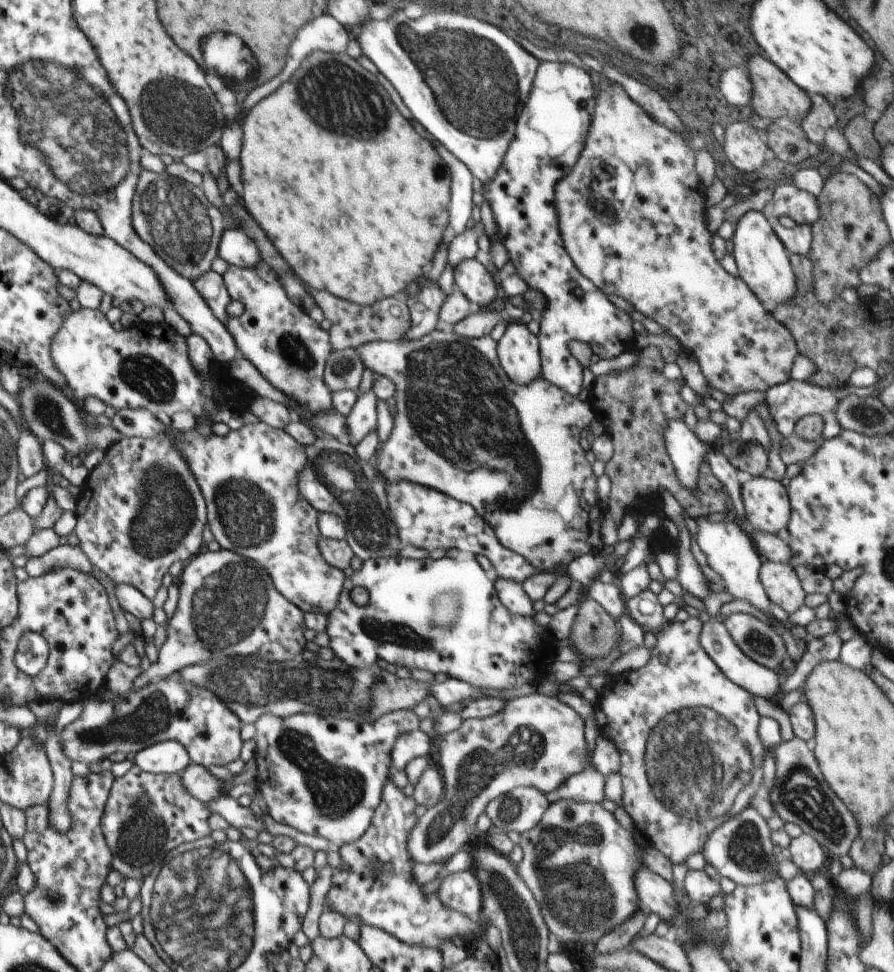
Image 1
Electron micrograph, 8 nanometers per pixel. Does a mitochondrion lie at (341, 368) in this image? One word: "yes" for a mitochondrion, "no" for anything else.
yes

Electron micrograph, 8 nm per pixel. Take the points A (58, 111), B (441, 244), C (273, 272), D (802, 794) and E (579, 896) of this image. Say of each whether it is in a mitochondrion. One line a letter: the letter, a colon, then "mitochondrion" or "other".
A: mitochondrion
B: other
C: other
D: mitochondrion
E: mitochondrion

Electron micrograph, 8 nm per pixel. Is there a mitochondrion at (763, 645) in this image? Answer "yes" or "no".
yes

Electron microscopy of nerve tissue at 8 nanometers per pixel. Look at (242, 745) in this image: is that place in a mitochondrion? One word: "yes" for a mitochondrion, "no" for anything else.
no

